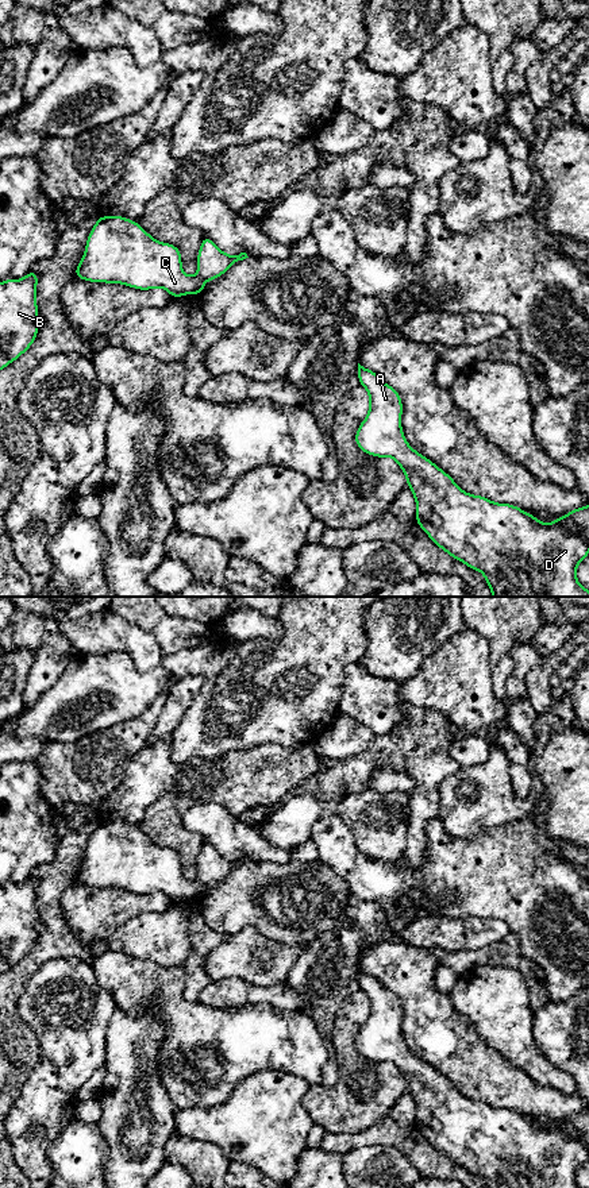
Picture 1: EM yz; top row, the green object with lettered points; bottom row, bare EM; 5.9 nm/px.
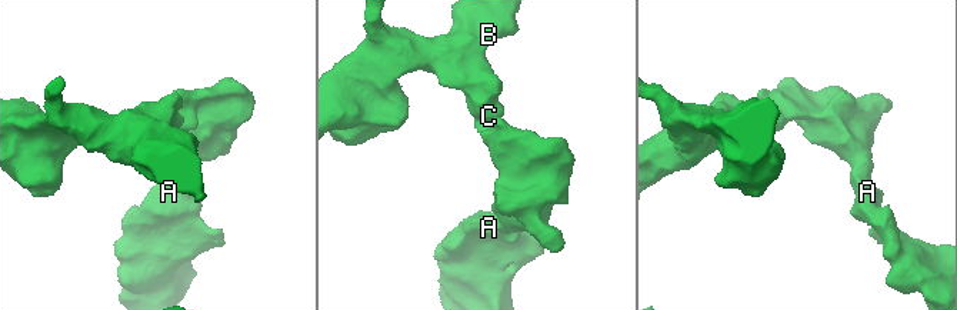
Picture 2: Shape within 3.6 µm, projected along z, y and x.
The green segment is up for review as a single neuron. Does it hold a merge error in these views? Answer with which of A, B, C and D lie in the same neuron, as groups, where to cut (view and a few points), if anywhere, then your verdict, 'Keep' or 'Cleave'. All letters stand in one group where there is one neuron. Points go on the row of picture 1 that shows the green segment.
Groups: A D / B C. Split along yz (196, 273), (204, 282). Cleave

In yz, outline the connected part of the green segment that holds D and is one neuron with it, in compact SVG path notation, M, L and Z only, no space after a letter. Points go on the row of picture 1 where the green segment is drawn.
M358 363L359 385L369 394L369 412L355 433L355 444L377 458L393 458L416 501L416 522L440 549L481 571L492 597L589 597L577 579L578 564L589 554L589 504L543 524L511 504L497 504L463 491L430 459L415 451L401 428L403 402L396 389Z

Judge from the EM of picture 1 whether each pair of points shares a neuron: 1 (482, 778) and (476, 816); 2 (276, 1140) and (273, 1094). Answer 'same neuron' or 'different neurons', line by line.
1: same neuron
2: same neuron

